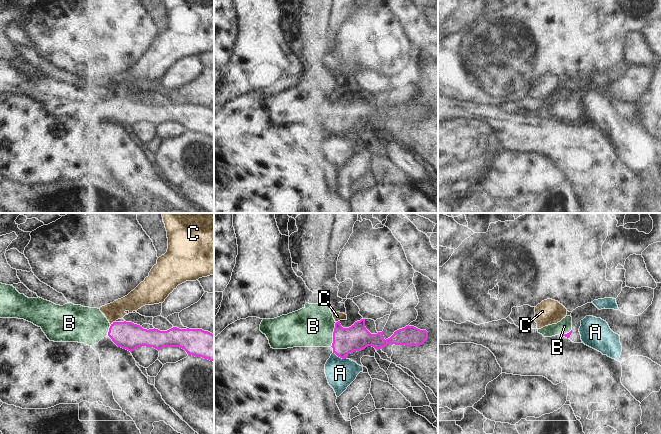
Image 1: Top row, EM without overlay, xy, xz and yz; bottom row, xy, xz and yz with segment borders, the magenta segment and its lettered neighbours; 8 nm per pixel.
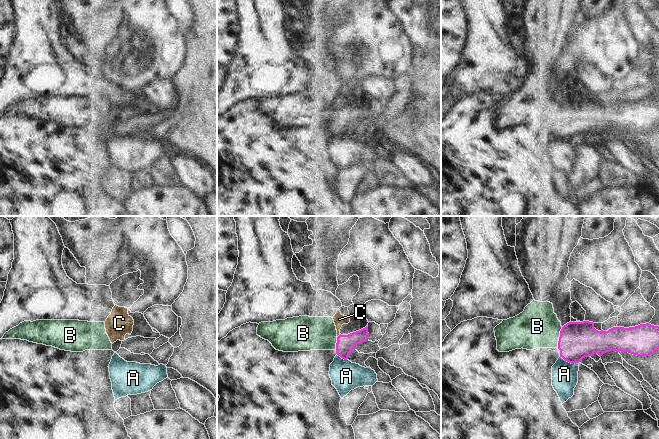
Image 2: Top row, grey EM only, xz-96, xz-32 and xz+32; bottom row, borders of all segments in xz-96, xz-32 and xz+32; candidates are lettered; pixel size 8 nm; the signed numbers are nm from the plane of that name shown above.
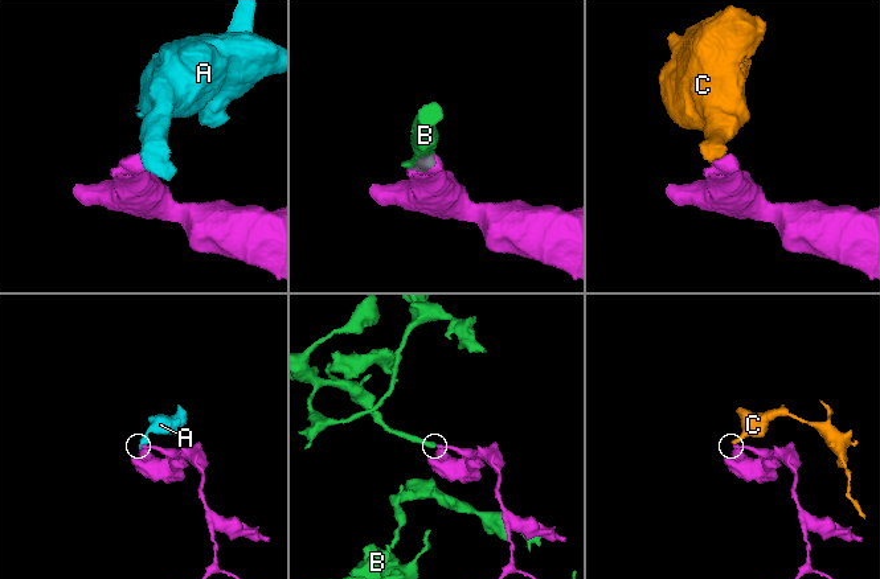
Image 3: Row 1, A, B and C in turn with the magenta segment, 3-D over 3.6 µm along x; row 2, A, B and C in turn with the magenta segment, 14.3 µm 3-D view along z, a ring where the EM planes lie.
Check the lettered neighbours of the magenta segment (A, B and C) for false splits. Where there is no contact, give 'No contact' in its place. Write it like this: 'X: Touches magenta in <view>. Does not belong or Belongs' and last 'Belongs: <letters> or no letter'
A: Touches magenta in xz. Does not belong
B: Touches magenta in xz. Belongs
C: Touches magenta in xy. Does not belong
Belongs: B.

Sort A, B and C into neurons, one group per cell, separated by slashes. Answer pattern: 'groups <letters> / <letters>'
groups A / B / C

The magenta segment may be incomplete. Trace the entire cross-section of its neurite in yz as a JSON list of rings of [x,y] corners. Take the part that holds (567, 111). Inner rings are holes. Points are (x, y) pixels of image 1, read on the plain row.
[[[566,92],[557,100],[548,101],[538,105],[538,109],[542,110],[544,113],[563,111],[569,114],[572,109],[572,93]]]

